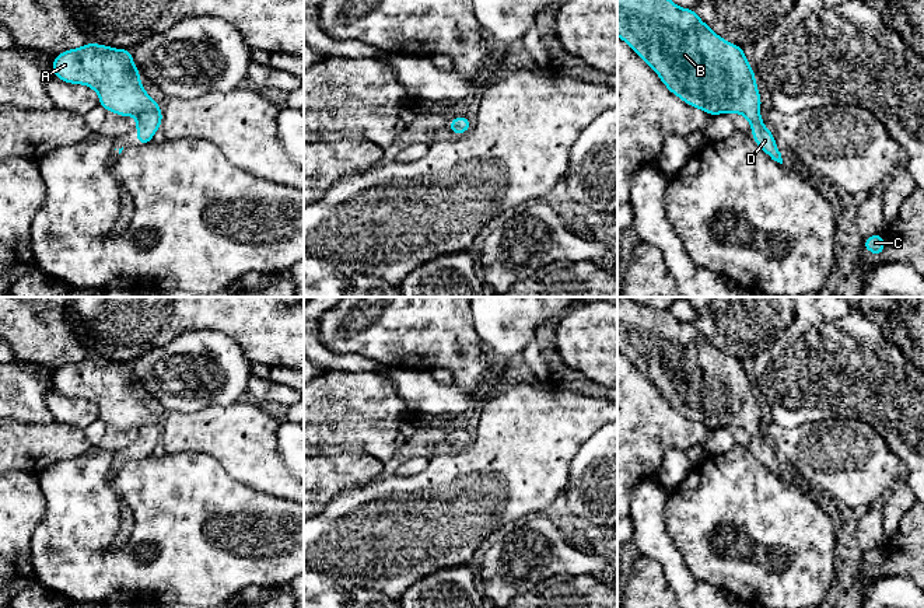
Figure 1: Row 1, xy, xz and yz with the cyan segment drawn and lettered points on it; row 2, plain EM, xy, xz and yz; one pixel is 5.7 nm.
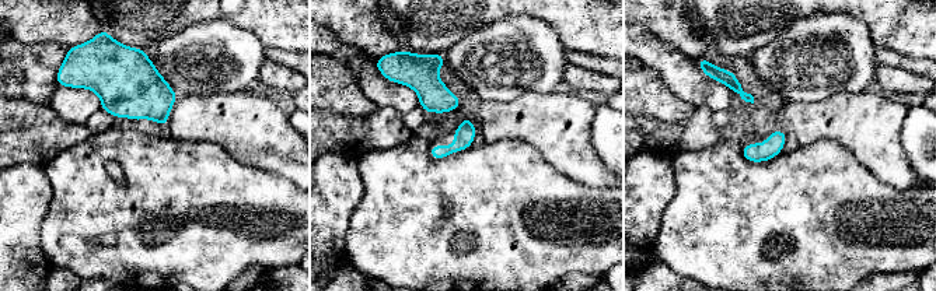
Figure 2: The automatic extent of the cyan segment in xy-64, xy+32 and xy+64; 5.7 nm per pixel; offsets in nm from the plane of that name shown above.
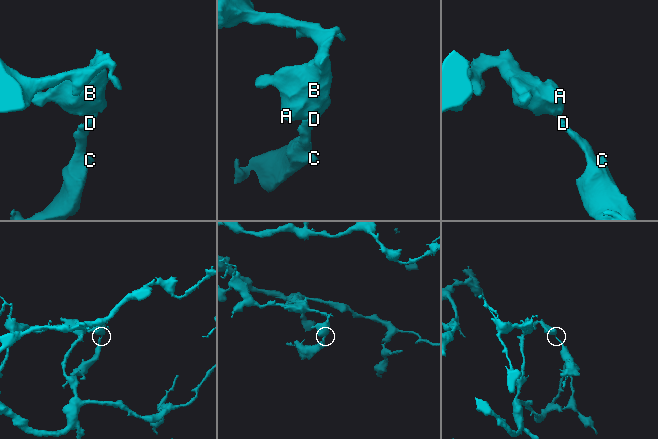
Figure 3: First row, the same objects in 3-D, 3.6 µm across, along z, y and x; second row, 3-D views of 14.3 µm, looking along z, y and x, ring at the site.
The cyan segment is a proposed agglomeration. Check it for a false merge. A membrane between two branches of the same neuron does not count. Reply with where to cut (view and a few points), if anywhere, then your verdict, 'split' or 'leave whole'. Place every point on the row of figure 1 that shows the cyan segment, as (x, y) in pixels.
no cut | leave whole

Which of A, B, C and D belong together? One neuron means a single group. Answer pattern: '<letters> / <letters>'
A B C D

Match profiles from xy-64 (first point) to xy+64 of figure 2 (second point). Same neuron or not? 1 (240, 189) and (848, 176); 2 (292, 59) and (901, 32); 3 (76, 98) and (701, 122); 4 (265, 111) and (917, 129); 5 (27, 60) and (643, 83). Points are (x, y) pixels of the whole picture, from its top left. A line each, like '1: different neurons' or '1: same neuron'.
1: same neuron
2: different neurons
3: different neurons
4: different neurons
5: same neuron

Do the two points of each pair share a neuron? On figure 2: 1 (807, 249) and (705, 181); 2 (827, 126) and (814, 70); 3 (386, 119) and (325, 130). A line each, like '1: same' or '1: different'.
1: same
2: different
3: same

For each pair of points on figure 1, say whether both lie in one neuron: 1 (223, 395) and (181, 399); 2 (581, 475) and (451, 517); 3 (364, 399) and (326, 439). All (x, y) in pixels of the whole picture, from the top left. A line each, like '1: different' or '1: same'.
1: same
2: different
3: same

